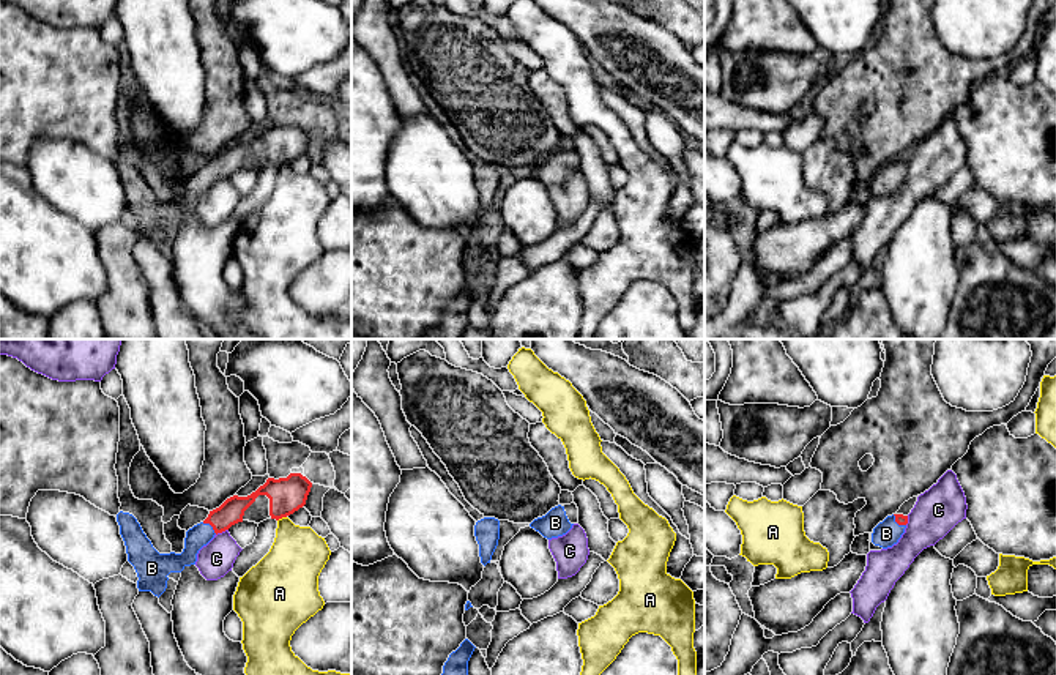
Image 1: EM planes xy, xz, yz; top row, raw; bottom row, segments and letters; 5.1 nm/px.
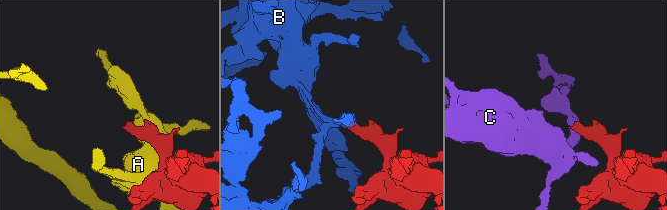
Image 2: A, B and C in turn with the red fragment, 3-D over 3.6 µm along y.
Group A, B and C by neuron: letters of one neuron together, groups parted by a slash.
A / B / C

